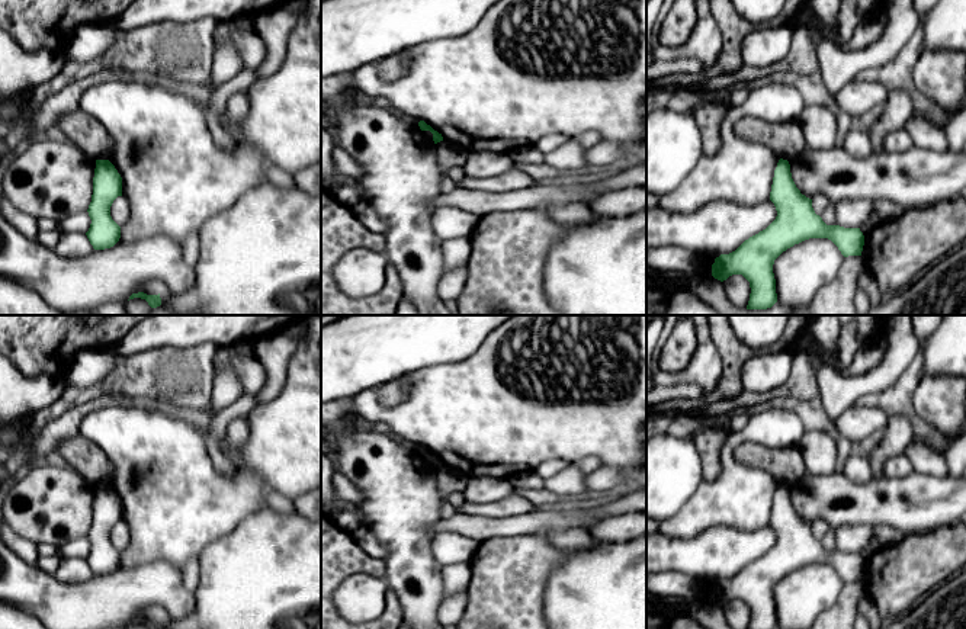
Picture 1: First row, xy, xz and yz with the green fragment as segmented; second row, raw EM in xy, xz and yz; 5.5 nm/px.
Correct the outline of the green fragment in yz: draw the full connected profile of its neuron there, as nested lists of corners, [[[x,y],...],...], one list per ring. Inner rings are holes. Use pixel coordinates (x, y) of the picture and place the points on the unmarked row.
[[[780,484],[774,495],[770,526],[774,529],[777,542],[776,545],[758,559],[745,565],[735,577],[721,580],[712,590],[712,601],[721,607],[732,600],[742,600],[751,613],[748,629],[776,629],[776,604],[773,598],[774,585],[787,574],[793,572],[809,564],[828,564],[831,565],[844,583],[861,581],[864,571],[864,561],[860,553],[844,553],[840,551],[827,551],[812,533],[812,524],[806,523],[796,513],[790,490],[787,485]]]

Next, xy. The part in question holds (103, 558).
[[[96,485],[93,520],[89,530],[90,553],[86,558],[94,575],[113,572],[121,564],[121,552],[110,542],[113,526],[122,522],[122,503],[109,485]]]

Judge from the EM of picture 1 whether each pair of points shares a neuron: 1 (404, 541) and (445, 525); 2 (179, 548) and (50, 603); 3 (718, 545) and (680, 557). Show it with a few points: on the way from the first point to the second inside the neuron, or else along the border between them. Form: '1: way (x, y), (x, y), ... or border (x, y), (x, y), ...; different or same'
1: border (440, 517), (430, 530), (432, 536); different
2: border (119, 564), (138, 567), (167, 561), (172, 565); different
3: way (709, 549), (702, 557), (689, 557); same

